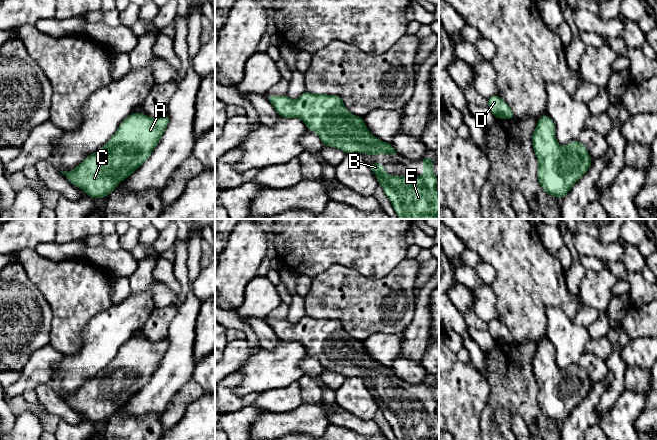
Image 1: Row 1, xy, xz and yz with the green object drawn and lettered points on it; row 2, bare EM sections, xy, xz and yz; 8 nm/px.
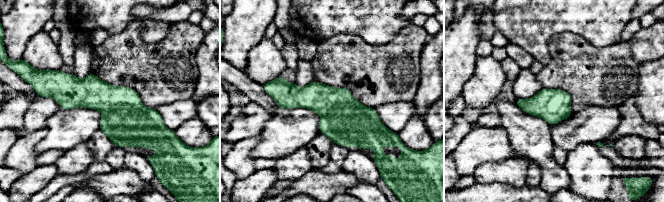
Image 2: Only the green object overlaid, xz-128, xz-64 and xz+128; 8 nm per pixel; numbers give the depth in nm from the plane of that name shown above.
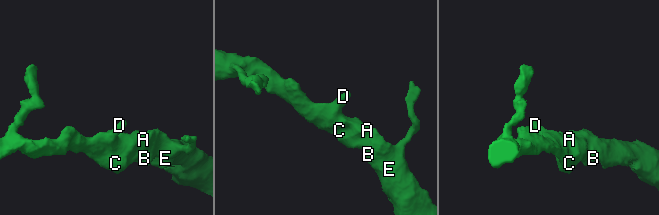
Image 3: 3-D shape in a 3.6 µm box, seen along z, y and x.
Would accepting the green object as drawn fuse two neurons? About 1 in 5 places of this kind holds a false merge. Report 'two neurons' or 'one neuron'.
one neuron

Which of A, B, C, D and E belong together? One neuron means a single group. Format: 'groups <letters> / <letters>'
groups A B C D E

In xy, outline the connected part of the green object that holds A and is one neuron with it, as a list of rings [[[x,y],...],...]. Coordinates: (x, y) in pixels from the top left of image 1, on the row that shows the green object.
[[[132,113],[105,146],[70,172],[60,172],[88,196],[94,199],[105,197],[150,157],[168,123],[167,114],[151,118]]]

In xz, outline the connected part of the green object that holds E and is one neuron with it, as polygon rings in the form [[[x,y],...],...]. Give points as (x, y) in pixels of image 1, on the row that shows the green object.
[[[430,156],[422,159],[422,166],[425,172],[423,176],[392,176],[384,172],[385,166],[376,162],[369,164],[399,219],[439,219],[439,193],[436,190],[438,178],[434,175],[434,162]]]

